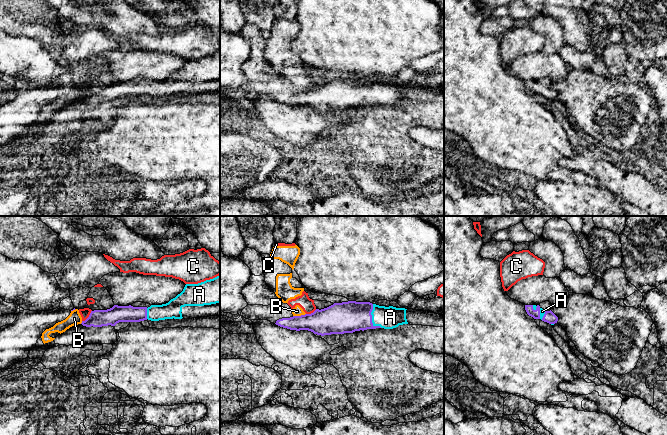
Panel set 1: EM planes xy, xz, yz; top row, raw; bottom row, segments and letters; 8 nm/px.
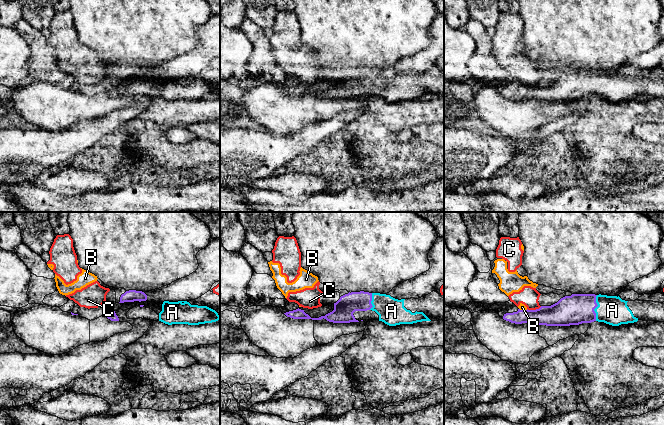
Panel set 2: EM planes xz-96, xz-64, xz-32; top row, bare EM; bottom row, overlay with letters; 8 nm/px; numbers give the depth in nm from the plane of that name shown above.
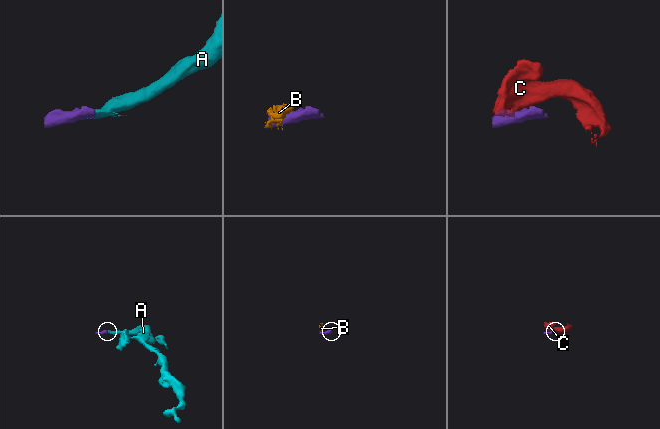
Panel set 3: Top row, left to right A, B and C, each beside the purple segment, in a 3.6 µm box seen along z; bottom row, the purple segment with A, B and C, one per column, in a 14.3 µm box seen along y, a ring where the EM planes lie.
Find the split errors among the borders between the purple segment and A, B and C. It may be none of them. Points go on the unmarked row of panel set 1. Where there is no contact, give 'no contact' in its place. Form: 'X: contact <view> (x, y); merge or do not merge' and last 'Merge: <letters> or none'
A: contact xz (371, 94); merge
B: contact xz (299, 92); do not merge
C: contact xy (89, 92); do not merge
Merge: A

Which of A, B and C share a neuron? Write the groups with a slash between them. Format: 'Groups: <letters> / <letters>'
Groups: A / B C

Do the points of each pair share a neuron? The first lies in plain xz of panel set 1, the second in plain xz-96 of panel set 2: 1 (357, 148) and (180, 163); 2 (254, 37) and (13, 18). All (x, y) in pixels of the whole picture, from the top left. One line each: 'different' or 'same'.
1: same
2: different

